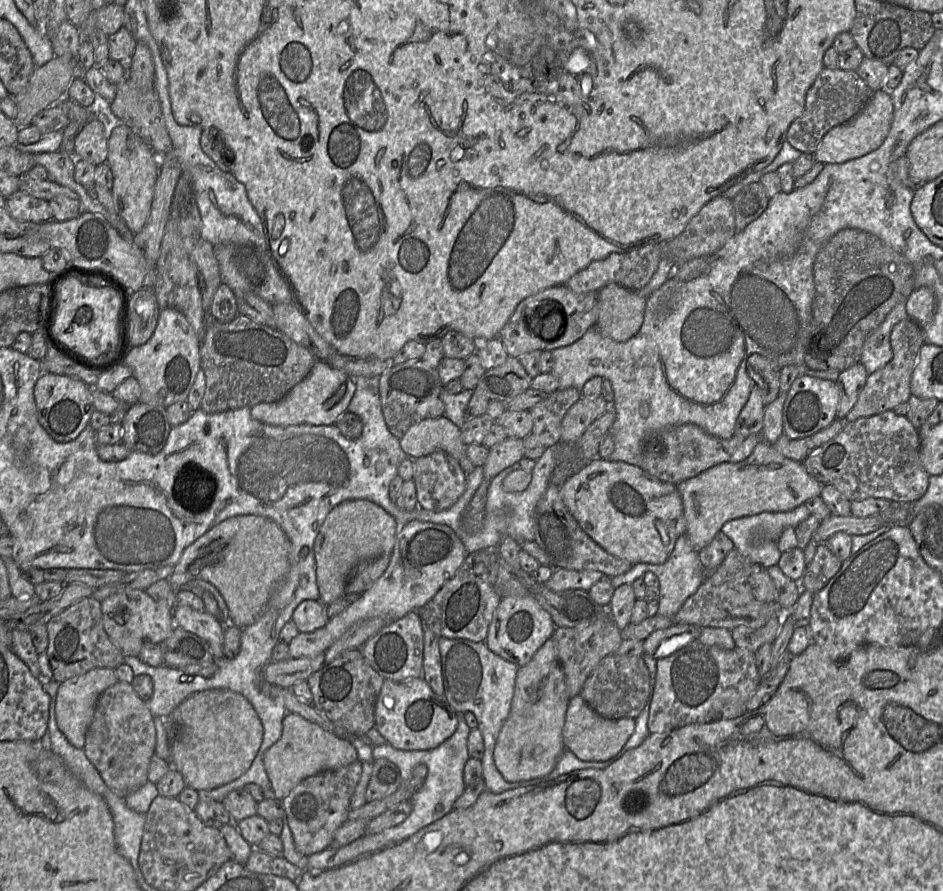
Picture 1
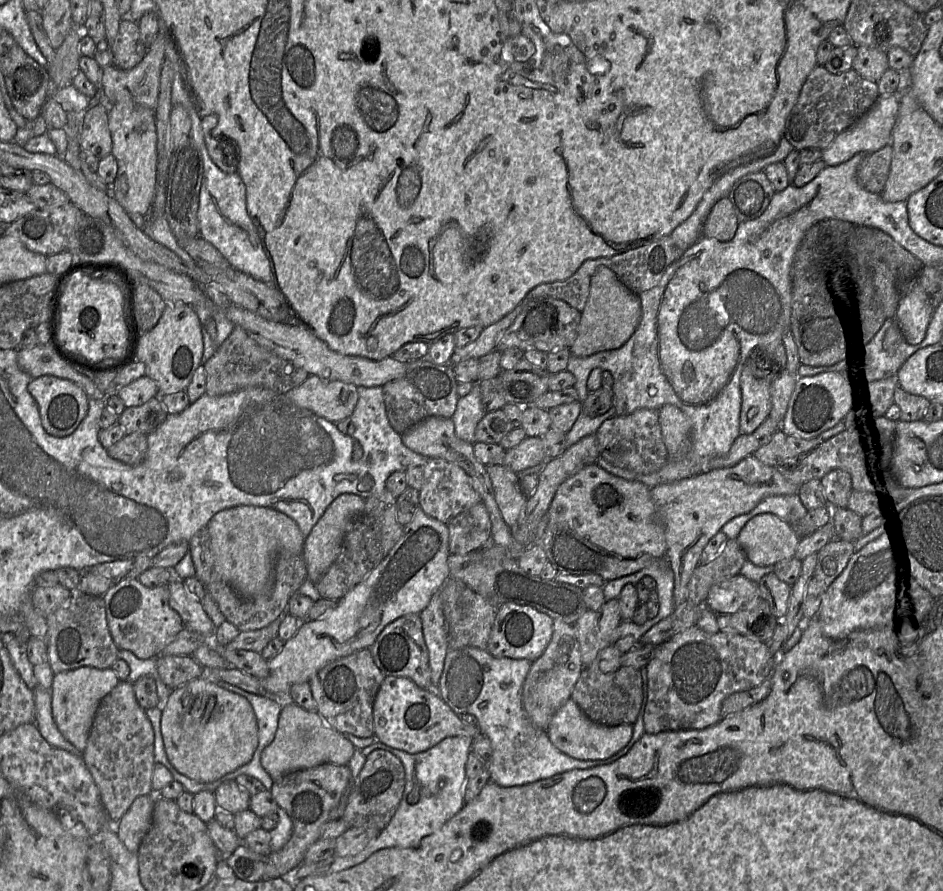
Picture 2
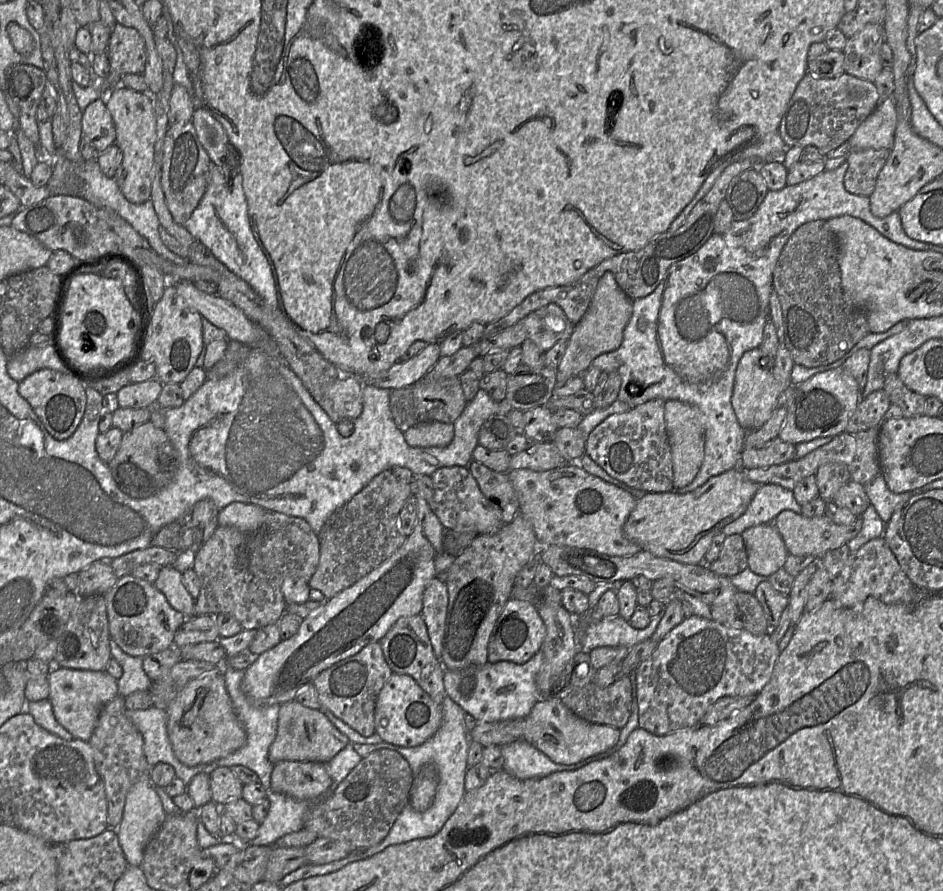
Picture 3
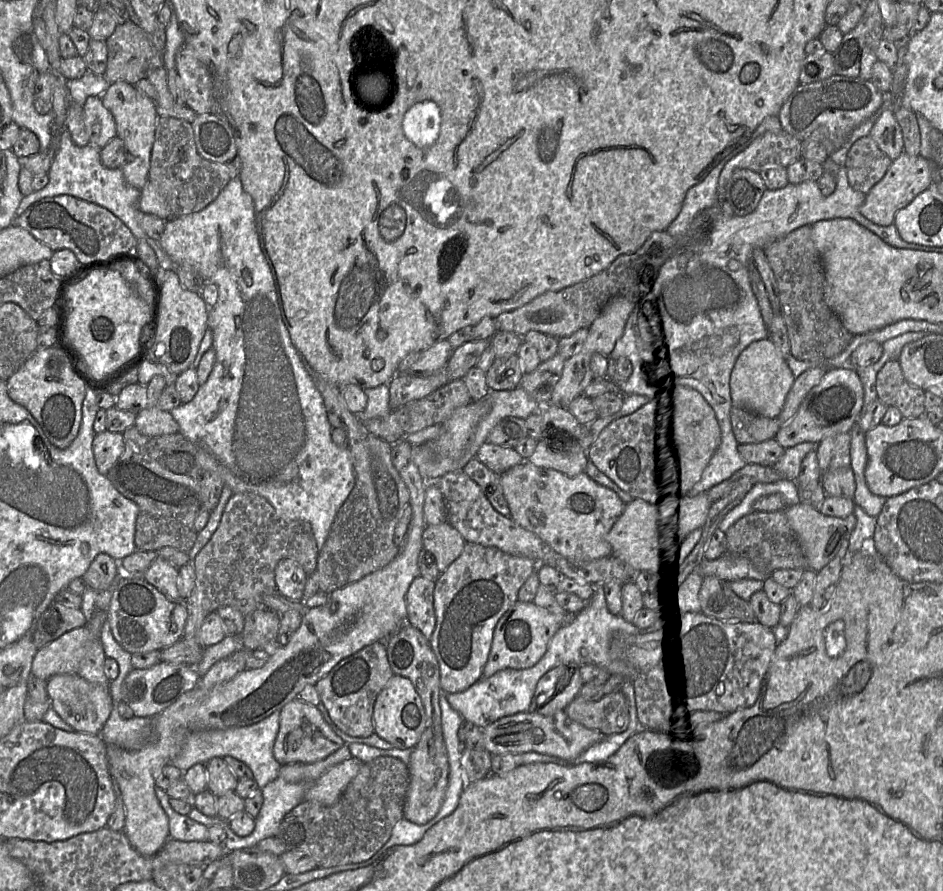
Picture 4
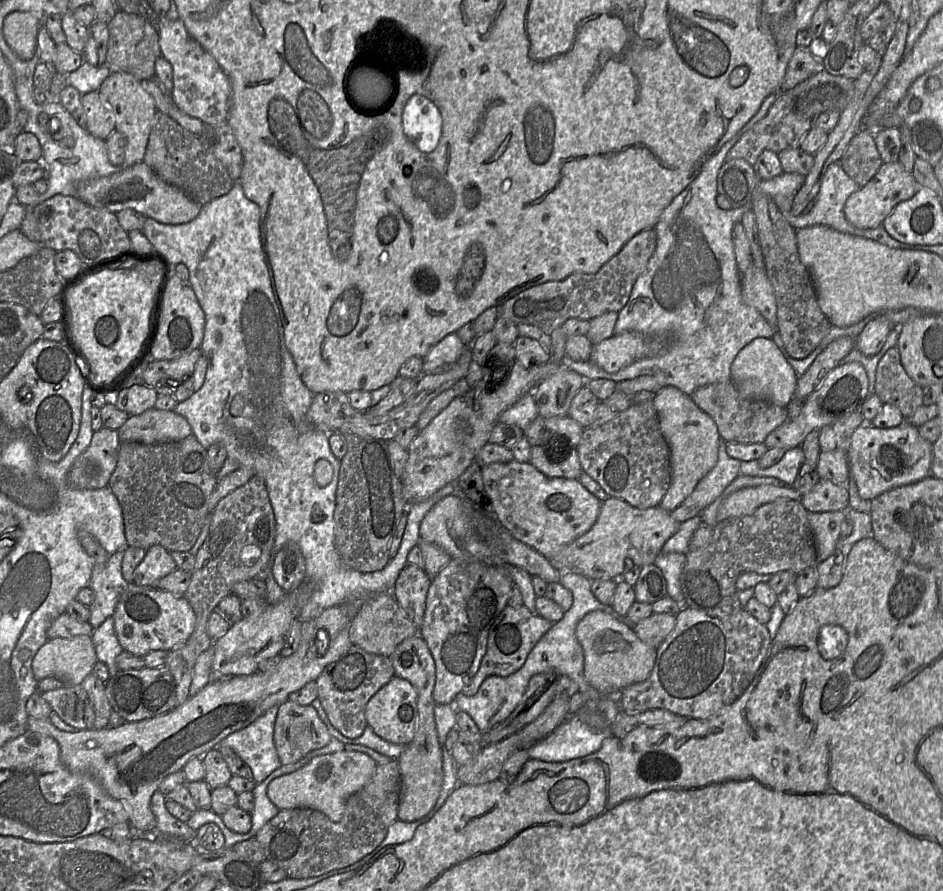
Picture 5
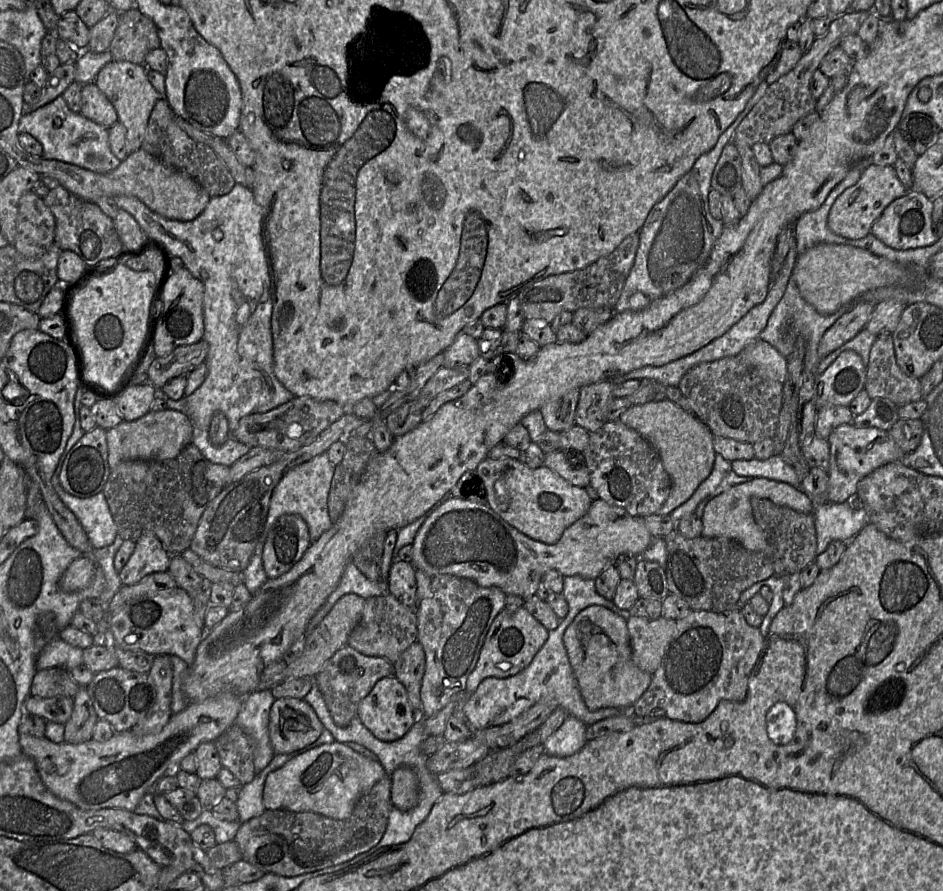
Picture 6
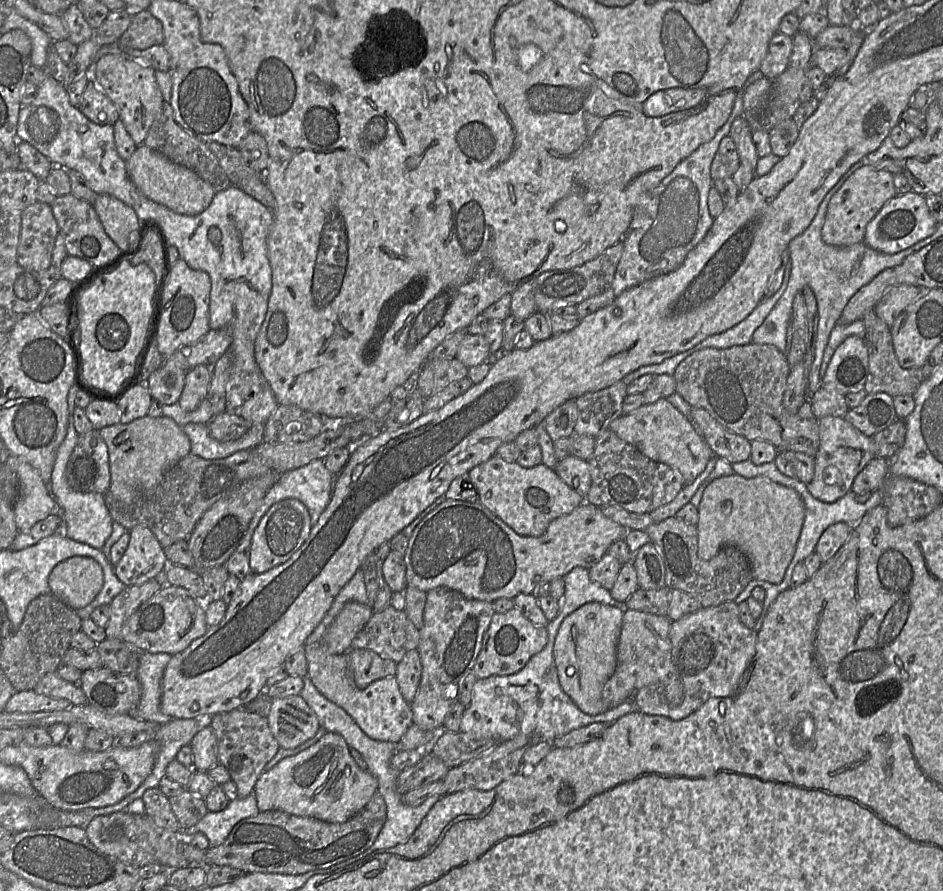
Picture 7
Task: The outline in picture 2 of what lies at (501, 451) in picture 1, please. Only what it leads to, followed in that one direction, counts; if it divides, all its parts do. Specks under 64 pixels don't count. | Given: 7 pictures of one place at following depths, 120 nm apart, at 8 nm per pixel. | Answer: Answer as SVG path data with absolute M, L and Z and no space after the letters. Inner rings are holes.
M527 436L519 445L506 450L503 466L517 474L527 468L544 465L546 461L543 440Z

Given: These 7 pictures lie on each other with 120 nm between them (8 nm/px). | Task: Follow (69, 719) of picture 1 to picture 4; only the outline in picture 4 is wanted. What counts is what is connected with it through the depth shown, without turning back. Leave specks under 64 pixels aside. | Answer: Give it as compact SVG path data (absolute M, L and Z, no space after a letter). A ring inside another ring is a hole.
M56 674L47 680L46 690L57 714L78 732L99 734L113 707L107 687L89 682L78 674Z

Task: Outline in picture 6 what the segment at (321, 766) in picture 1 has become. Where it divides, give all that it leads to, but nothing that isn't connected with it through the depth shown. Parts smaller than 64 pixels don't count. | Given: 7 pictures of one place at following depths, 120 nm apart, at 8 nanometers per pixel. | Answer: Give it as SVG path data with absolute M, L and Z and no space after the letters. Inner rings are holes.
M297 698L276 699L270 710L269 738L275 754L289 754L315 742L324 730L314 709Z

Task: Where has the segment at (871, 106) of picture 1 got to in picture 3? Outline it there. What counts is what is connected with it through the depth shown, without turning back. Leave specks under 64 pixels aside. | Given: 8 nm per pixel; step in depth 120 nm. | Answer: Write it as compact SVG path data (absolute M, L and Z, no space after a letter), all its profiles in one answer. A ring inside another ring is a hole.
M892 97L881 99L875 110L859 125L847 141L850 150L891 150L895 141L898 112Z

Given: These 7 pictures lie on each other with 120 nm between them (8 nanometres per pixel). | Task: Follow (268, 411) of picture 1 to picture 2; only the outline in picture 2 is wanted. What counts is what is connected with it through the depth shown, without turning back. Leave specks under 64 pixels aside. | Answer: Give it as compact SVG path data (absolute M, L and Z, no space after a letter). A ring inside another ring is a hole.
M309 375L305 381L283 394L299 408L309 410L332 423L352 415L358 401L357 386Z

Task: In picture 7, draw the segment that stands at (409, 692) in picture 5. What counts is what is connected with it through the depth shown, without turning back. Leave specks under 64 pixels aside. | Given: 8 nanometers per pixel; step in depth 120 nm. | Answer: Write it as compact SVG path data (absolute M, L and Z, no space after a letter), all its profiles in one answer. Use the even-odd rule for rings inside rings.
M321 641L305 644L304 649L307 675L322 695L342 707L370 738L392 743L401 740L408 728L413 725L413 713L411 703L403 697L395 676L378 679L365 689L359 689L354 684L345 653L328 654L323 651Z

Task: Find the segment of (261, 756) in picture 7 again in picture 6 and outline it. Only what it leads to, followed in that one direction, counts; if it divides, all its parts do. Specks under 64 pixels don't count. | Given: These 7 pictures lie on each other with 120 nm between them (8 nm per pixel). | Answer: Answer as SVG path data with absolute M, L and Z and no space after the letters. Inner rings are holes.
M236 723L228 727L215 741L220 762L246 785L256 776L254 767L254 740Z

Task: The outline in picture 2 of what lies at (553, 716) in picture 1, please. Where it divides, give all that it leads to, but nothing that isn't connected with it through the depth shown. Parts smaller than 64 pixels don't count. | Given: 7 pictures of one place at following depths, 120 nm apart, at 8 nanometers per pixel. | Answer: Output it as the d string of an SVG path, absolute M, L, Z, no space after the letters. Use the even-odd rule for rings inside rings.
M553 620L553 633L543 654L534 660L522 686L522 706L530 721L546 732L556 711L570 698L583 670L580 646L572 624Z

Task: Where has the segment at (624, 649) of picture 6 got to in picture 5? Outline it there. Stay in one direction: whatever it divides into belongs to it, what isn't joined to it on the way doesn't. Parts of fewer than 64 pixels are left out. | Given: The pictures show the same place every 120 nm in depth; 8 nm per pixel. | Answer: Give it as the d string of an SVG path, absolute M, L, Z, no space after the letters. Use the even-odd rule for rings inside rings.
M600 610L587 613L577 624L576 637L584 653L584 677L589 685L601 696L617 695L626 687L646 680L654 668L657 649L639 639L633 630L634 625L629 625Z

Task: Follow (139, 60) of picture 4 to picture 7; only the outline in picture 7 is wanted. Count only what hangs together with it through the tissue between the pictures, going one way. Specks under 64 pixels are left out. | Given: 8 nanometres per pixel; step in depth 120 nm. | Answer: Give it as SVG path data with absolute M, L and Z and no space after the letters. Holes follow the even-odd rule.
M148 10L133 12L128 29L119 38L121 50L145 50L163 44L164 33L161 22Z

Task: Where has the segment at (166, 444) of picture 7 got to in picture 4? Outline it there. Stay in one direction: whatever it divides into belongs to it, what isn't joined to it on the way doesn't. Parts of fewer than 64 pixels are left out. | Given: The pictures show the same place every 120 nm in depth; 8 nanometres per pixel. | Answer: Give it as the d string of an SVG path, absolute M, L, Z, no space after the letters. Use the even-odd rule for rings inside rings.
M157 406L138 412L134 426L141 434L150 437L179 433L179 425L170 412Z

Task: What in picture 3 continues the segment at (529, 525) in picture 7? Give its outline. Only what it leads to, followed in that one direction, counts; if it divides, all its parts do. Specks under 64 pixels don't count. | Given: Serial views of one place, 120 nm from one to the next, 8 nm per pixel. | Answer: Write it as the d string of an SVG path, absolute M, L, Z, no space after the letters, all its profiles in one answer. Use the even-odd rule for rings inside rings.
M578 462L546 471L511 470L508 478L517 495L519 513L530 523L540 545L583 548L609 556L631 556L642 551L639 545L628 540L623 533L623 526L637 500L618 486L589 474Z

